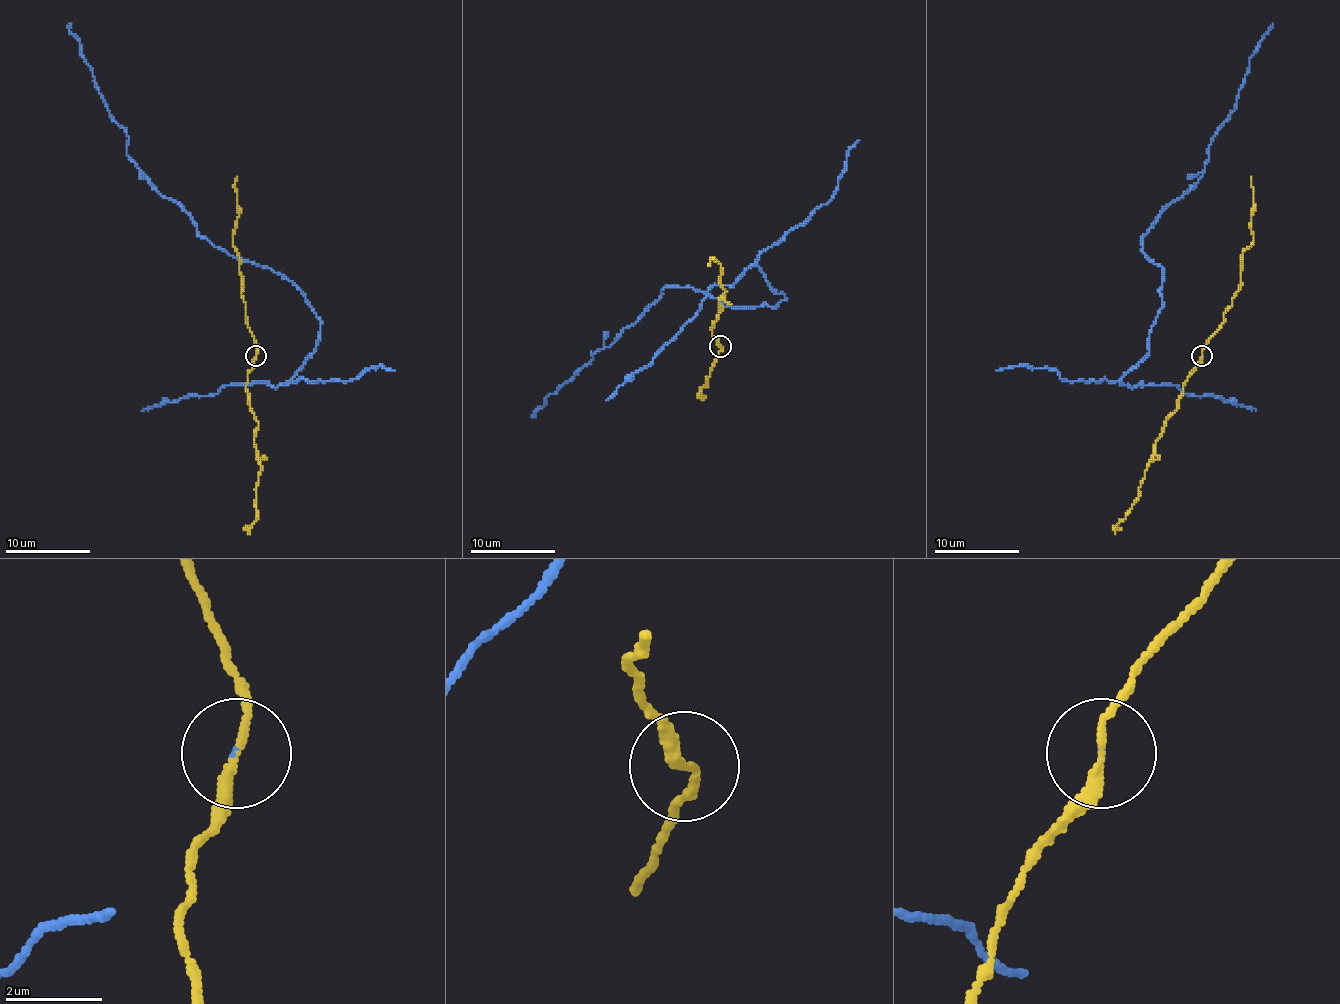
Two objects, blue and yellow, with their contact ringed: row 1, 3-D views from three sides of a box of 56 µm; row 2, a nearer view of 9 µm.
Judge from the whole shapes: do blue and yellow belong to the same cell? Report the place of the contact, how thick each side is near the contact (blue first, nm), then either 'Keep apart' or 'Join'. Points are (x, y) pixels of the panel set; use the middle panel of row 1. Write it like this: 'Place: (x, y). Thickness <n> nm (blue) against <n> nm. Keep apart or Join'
Place: (720, 346). Thickness 30 nm (blue) against 190 nm. Keep apart

